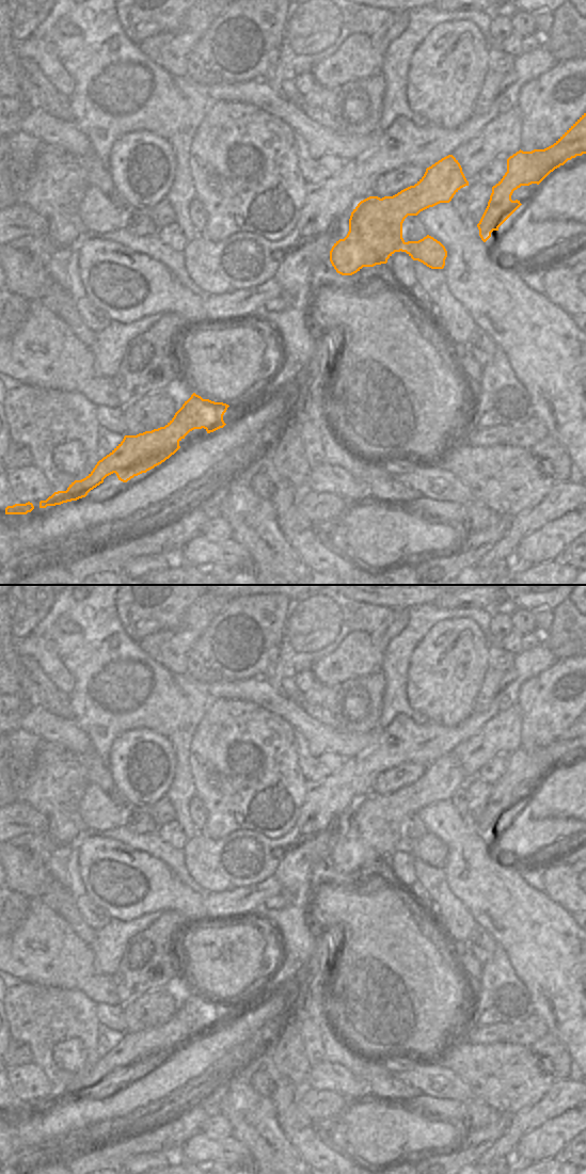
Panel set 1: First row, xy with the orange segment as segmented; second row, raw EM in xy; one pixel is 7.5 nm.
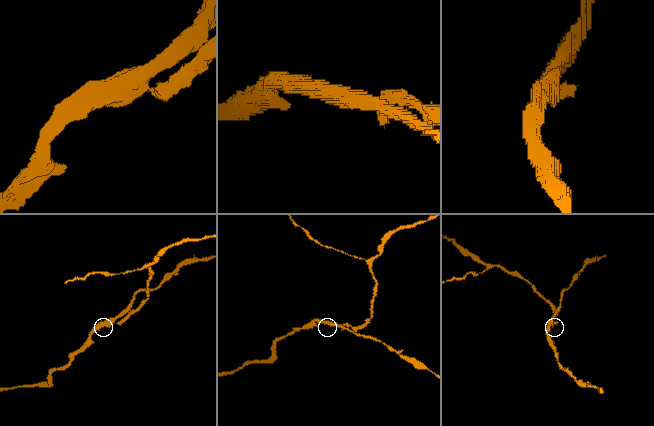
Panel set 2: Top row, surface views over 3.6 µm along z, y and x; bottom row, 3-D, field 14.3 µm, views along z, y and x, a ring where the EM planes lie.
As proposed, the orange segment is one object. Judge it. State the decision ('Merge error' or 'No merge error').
Merge error

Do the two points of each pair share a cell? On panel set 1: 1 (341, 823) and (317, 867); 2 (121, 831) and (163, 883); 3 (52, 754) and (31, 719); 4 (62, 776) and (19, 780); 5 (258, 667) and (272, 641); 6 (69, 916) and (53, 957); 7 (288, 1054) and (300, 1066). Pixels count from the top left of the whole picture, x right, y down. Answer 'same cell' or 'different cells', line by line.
1: same cell
2: different cells
3: different cells
4: different cells
5: same cell
6: different cells
7: same cell

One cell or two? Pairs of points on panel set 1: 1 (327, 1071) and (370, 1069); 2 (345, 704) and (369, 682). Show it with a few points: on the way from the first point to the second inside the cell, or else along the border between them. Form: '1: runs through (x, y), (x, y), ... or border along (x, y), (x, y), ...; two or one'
1: border along (357, 1069), (357, 1073), (363, 1080); two
2: runs through (351, 700), (363, 688); one

